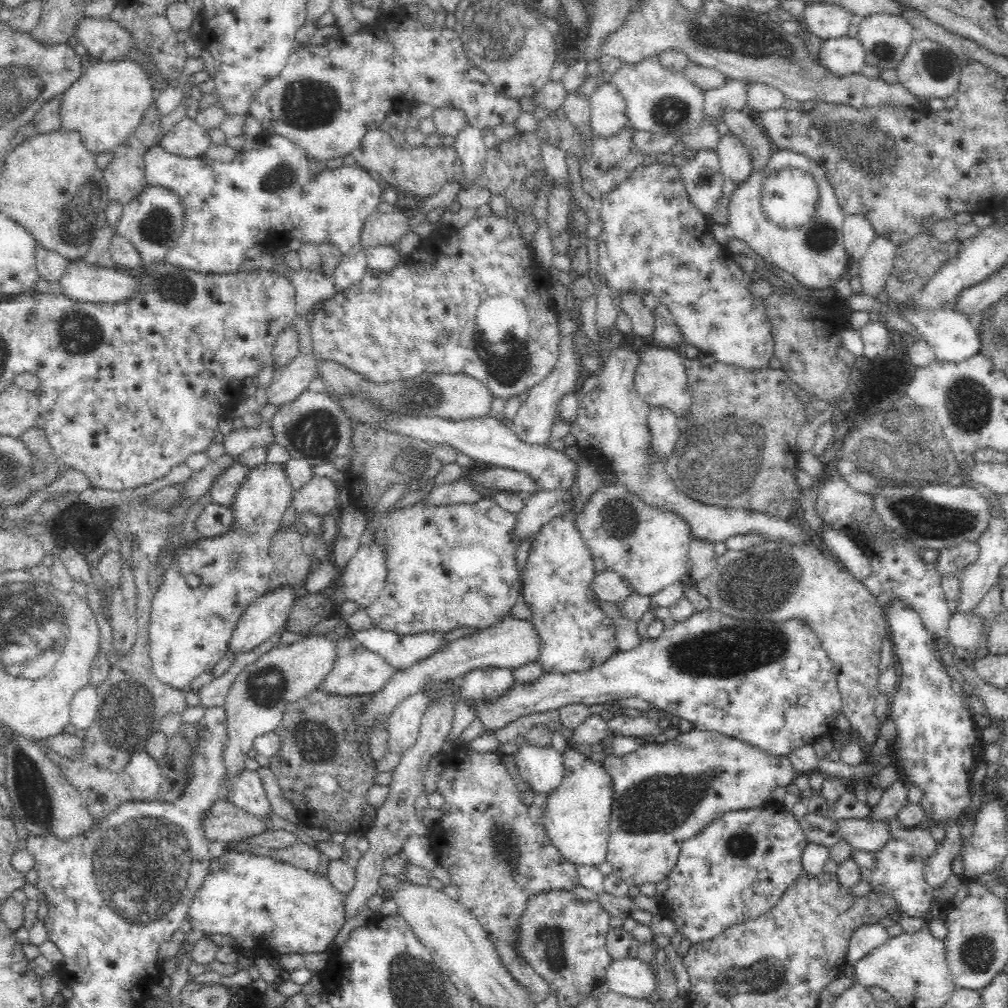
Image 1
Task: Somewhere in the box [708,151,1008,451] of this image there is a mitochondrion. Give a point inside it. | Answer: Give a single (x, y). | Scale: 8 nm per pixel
(973, 404)

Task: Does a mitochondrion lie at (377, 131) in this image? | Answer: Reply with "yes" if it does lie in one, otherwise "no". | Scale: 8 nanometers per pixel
no

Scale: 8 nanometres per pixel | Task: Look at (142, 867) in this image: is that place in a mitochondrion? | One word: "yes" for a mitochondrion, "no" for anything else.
yes

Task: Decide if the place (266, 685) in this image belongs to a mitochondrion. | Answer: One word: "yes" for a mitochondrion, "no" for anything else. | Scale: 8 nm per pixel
yes

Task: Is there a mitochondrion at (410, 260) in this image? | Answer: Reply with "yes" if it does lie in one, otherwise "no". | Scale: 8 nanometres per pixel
no

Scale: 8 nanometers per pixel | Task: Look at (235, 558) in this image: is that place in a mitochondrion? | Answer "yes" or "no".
yes

